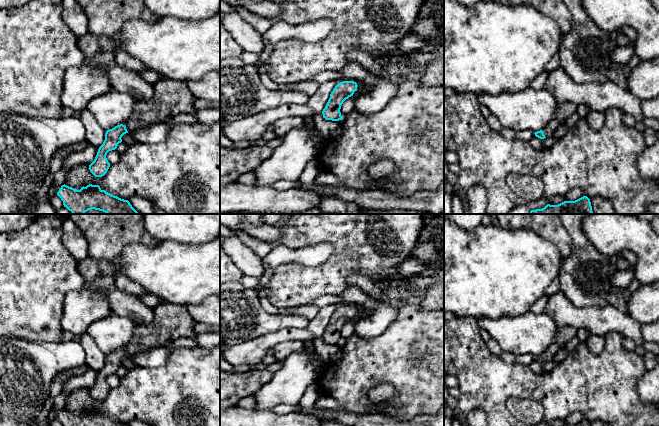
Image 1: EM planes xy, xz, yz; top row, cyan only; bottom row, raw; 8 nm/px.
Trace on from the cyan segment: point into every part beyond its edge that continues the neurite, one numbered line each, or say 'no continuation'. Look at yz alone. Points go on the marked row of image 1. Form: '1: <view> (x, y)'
1: yz (564, 110)

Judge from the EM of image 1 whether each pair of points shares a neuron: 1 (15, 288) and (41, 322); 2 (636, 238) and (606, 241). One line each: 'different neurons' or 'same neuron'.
1: same neuron
2: same neuron

